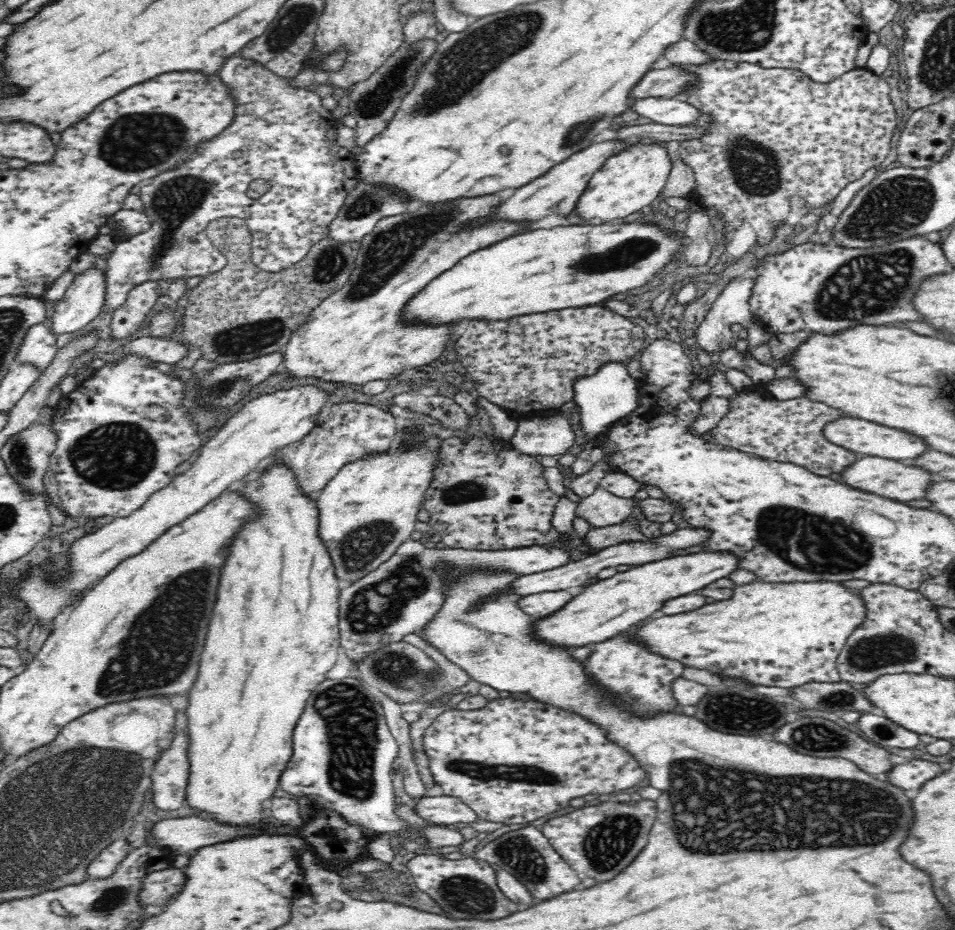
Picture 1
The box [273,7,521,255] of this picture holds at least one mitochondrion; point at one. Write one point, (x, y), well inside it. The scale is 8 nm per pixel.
(370, 105)

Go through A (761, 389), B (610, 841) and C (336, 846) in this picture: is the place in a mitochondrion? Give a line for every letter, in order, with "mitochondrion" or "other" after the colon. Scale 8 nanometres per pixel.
A: other
B: mitochondrion
C: other

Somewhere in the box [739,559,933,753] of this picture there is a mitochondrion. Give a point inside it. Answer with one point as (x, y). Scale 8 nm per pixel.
(875, 651)

